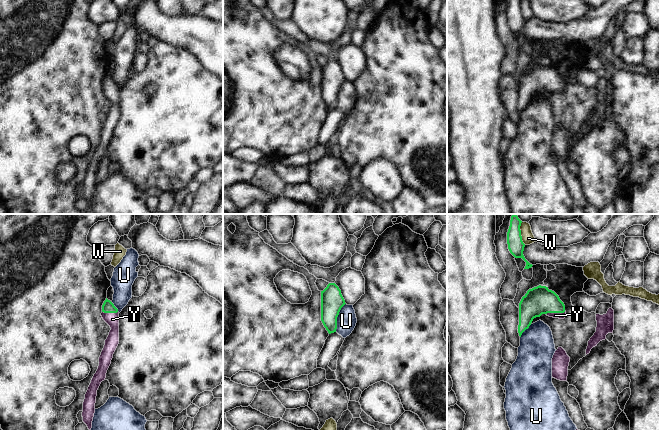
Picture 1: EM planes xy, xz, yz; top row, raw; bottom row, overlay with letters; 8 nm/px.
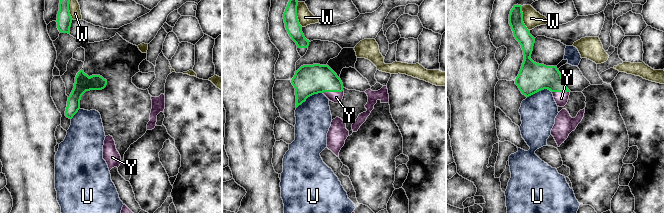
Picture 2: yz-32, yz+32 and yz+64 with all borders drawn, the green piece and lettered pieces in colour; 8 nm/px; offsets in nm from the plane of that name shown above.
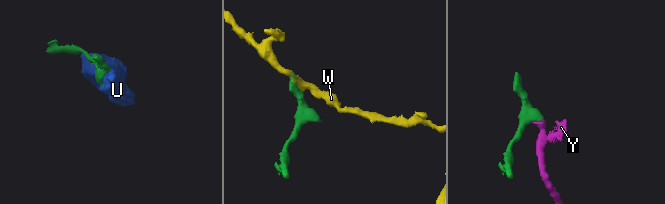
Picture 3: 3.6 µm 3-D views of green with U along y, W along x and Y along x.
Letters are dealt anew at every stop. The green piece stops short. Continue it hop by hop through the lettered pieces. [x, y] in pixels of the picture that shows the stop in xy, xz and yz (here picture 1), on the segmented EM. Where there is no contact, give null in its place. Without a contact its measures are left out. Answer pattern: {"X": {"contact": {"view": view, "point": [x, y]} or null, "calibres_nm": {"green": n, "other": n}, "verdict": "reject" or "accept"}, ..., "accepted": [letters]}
{"U": {"contact": {"view": "xz", "point": [337, 316]}, "calibres_nm": {"green": 180, "other": 160}, "verdict": "reject"}, "W": {"contact": {"view": "yz", "point": [520, 233]}, "calibres_nm": {"green": 130, "other": 100}, "verdict": "reject"}, "Y": {"contact": {"view": "yz", "point": [555, 312]}, "calibres_nm": {"green": 220, "other": 50}, "verdict": "accept"}, "accepted": ["Y"]}

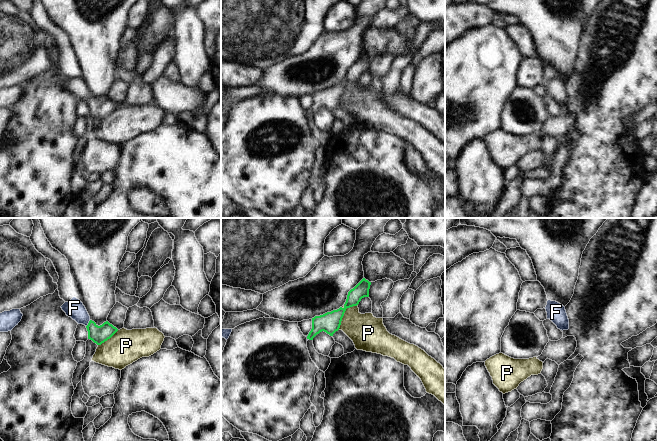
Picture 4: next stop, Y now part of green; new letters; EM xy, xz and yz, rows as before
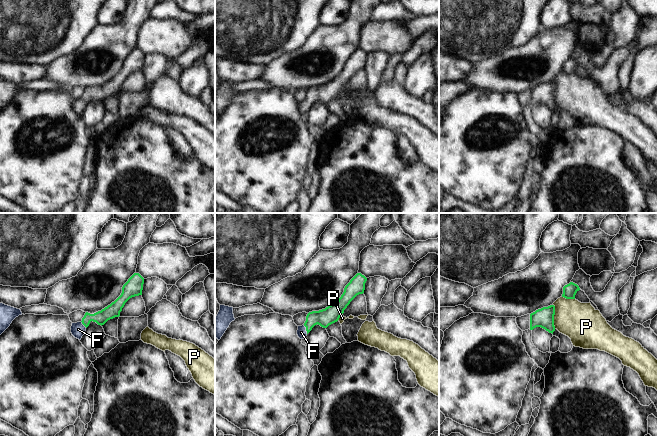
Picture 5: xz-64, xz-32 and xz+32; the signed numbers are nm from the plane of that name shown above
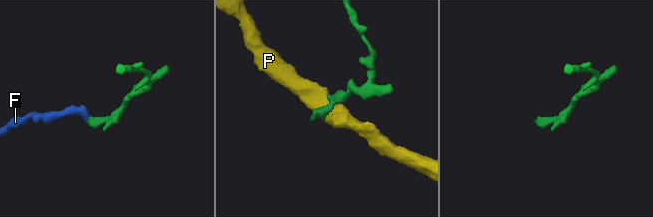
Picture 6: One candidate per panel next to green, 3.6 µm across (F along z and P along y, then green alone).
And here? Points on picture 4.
{"F": {"contact": {"view": "xy", "point": [88, 323]}, "calibres_nm": {"green": 140, "other": 150}, "verdict": "accept"}, "P": {"contact": {"view": "xz", "point": [343, 314]}, "calibres_nm": {"green": 170, "other": 280}, "verdict": "reject"}, "accepted": ["F"]}

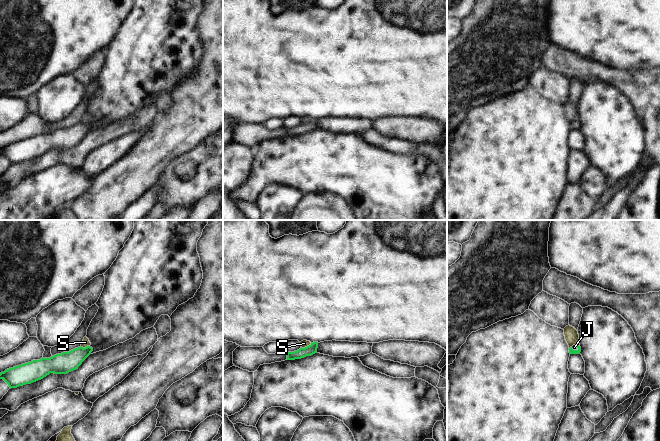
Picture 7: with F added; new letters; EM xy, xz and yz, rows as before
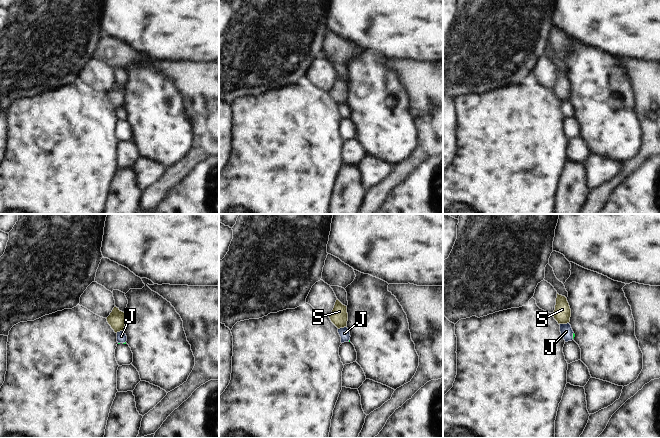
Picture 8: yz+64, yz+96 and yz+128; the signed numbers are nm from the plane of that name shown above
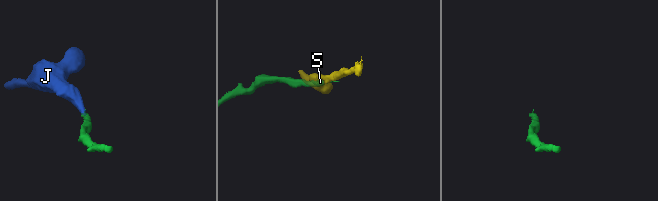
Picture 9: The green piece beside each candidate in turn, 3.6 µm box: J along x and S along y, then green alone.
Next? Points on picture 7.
{"J": {"contact": {"view": "yz", "point": [574, 350]}, "calibres_nm": {"green": 50, "other": 50}, "verdict": "accept"}, "S": {"contact": {"view": "xz", "point": [307, 346]}, "calibres_nm": {"green": 80, "other": 60}, "verdict": "reject"}, "accepted": ["J"]}

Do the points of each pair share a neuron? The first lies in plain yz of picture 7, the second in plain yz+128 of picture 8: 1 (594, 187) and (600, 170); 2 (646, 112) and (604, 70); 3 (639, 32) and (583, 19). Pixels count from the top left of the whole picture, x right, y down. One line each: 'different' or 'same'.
1: same
2: different
3: same

